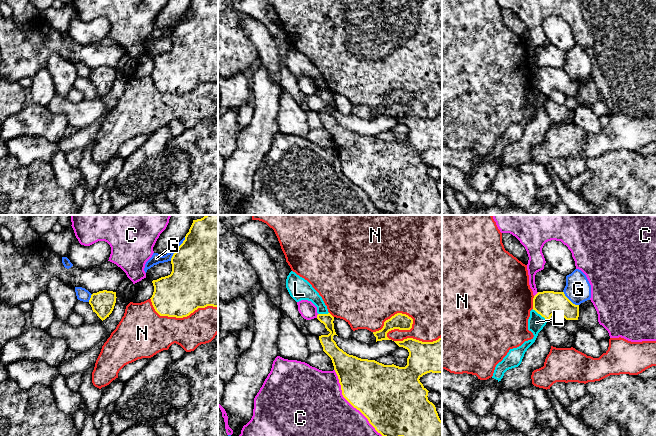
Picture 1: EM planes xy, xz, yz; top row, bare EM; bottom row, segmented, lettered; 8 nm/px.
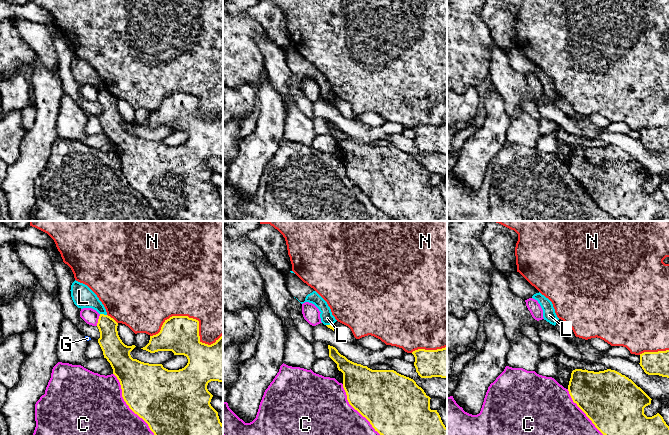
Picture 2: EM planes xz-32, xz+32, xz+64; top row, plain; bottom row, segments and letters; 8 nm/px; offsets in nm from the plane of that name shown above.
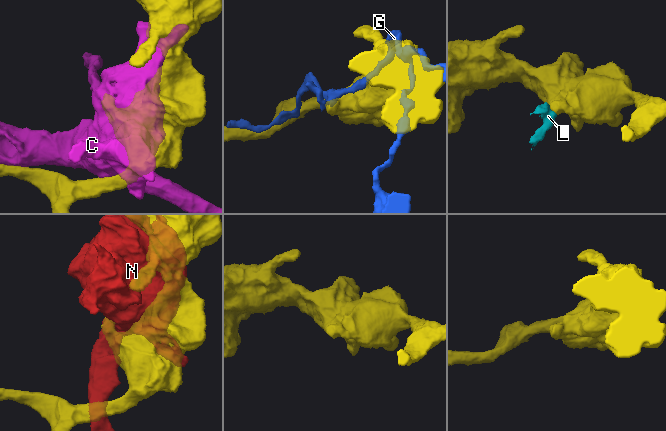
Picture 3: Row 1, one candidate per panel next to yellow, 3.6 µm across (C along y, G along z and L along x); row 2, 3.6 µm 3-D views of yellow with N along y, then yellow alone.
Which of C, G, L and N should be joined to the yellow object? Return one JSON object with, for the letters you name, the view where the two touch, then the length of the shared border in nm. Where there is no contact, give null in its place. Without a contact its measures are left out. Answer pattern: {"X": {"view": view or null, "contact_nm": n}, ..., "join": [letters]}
{"join": []}

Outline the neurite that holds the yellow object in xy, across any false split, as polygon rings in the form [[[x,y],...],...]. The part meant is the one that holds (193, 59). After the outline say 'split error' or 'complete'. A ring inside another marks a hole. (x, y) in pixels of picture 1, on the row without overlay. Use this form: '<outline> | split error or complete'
[[[192,0],[185,16],[173,30],[171,40],[170,51],[152,57],[154,68],[150,75],[160,92],[183,94],[198,84],[218,84],[218,0]]] | complete

